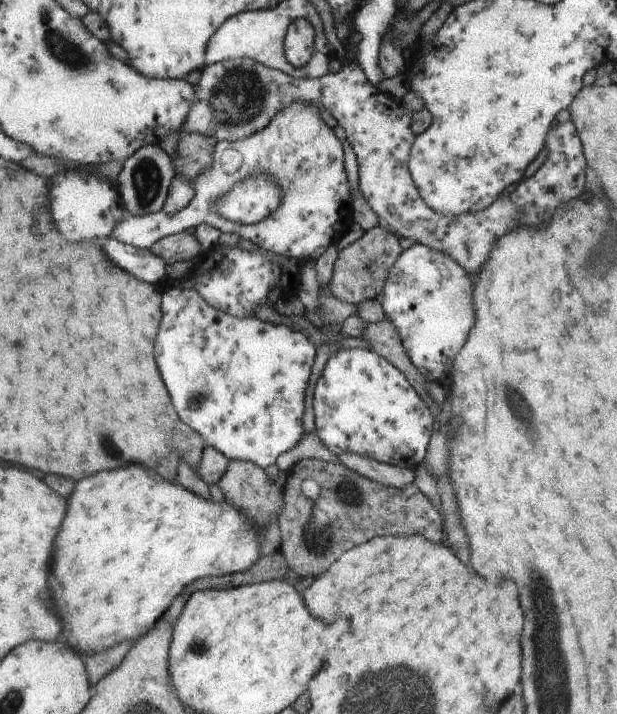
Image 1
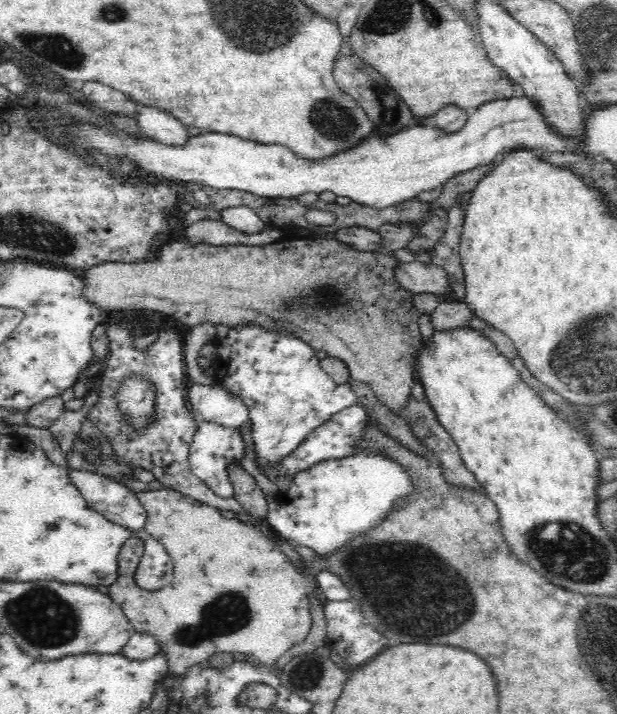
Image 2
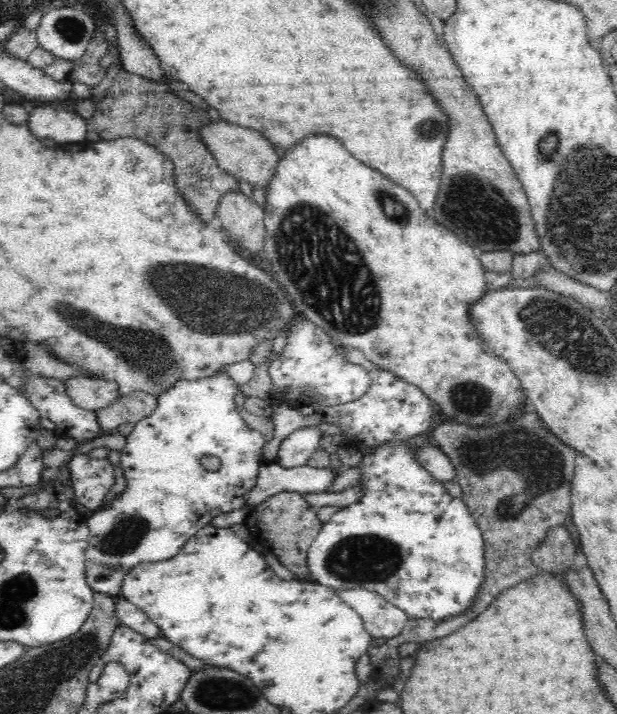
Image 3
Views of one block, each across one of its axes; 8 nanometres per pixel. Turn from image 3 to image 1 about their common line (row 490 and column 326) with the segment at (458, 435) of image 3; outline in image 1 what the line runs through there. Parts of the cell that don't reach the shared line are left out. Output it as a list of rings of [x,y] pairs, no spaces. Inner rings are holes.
[[[317,459],[300,460],[288,471],[286,478],[286,488],[284,488],[282,512],[278,514],[282,543],[278,551],[284,556],[288,568],[298,576],[320,576],[324,574],[334,560],[338,560],[344,552],[348,552],[356,546],[360,546],[377,538],[378,536],[408,536],[408,534],[422,534],[428,540],[436,544],[446,544],[442,541],[444,528],[441,511],[434,508],[429,498],[427,498],[414,484],[408,484],[400,488],[402,492],[398,494],[398,488],[392,486],[382,486],[378,482],[372,482],[364,476],[349,470],[342,464],[332,464]],[[304,480],[314,480],[320,486],[320,496],[316,500],[306,498],[301,490]],[[380,490],[388,496],[380,496]]]

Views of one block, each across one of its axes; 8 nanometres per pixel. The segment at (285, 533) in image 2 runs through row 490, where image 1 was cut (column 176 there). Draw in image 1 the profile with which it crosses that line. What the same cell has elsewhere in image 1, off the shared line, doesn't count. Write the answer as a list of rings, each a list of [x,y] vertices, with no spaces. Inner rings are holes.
[[[168,277],[154,286],[160,289],[162,312],[154,354],[180,420],[229,460],[249,461],[262,469],[275,464],[277,457],[292,450],[304,434],[301,418],[316,346],[304,334],[286,325],[262,322],[256,316],[236,318],[220,312],[194,288],[172,286]]]

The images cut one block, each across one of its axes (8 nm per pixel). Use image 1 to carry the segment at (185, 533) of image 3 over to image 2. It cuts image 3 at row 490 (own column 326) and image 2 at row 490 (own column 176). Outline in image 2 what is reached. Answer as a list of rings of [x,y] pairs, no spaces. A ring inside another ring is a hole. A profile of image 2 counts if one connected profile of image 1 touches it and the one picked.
[[[202,422],[198,425],[189,450],[191,471],[206,483],[210,490],[221,498],[234,497],[234,488],[229,479],[227,464],[229,461],[240,463],[244,454],[244,440],[240,431],[215,422]]]

